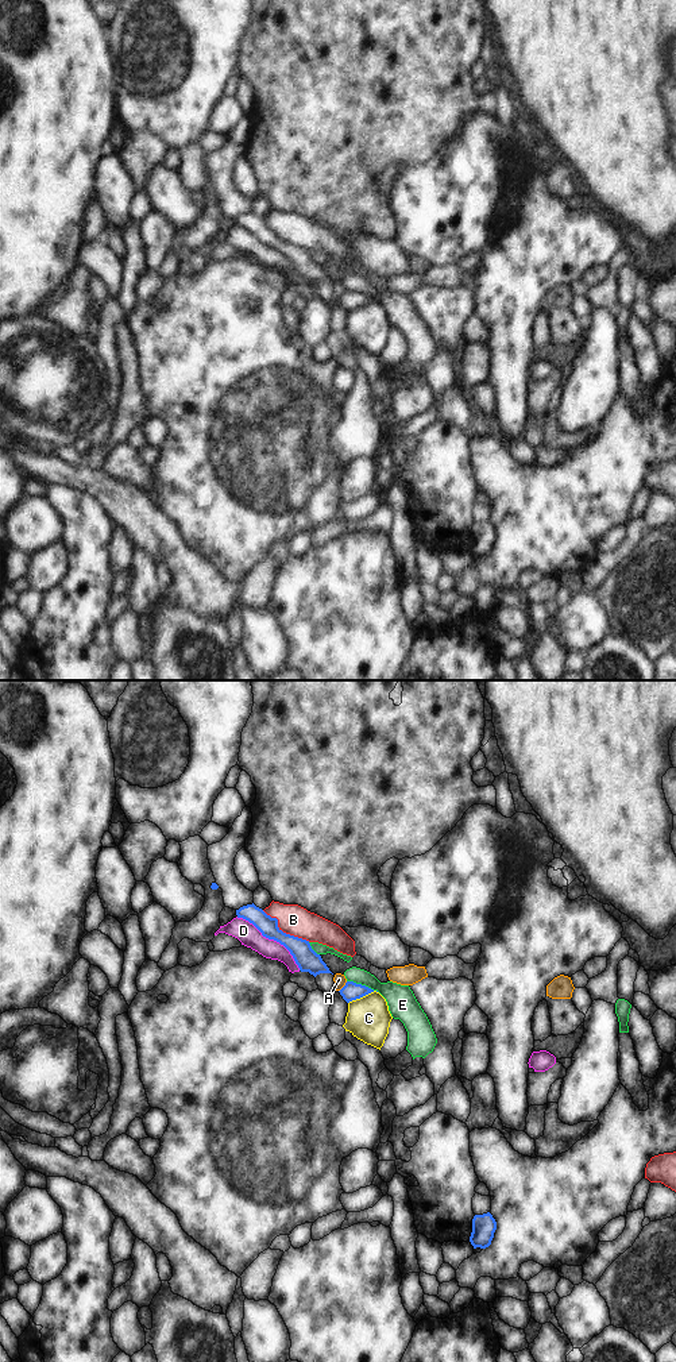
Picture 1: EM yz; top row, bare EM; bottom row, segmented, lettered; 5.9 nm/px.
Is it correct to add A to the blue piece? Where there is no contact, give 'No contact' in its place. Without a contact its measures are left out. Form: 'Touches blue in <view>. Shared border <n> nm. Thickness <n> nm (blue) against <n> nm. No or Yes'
Touches blue in yz. Shared border 80 nm. Thickness 110 nm (blue) against 70 nm. No

